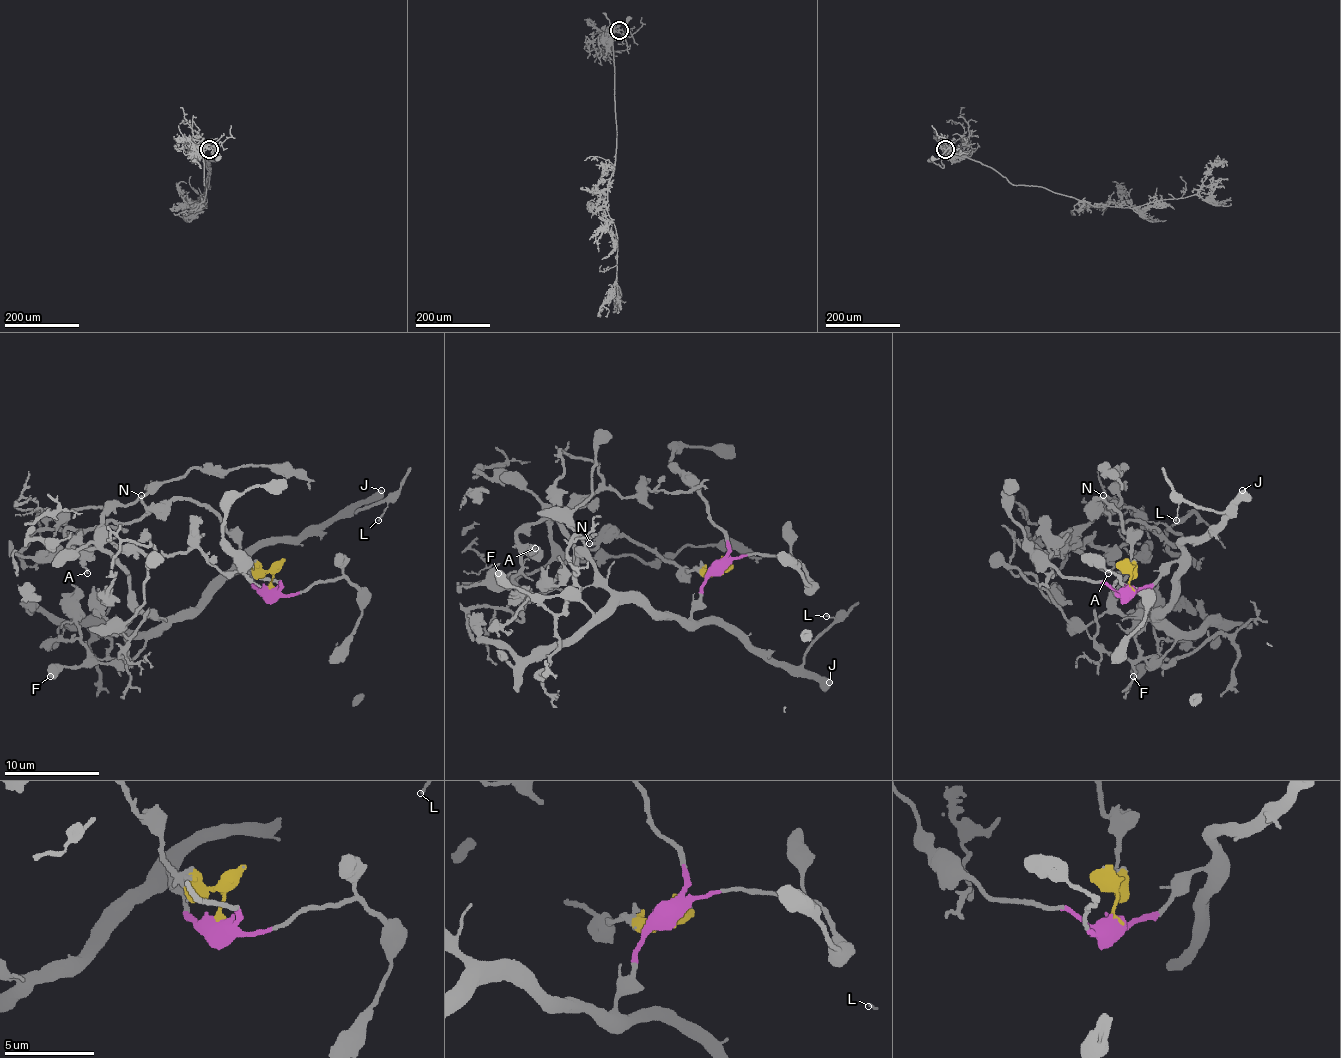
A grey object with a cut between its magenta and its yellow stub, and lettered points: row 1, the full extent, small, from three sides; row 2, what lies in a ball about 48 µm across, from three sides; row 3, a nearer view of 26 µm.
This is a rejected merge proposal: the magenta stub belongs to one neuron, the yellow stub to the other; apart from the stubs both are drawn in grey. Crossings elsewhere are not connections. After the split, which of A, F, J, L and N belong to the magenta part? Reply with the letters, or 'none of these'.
F, J, L

